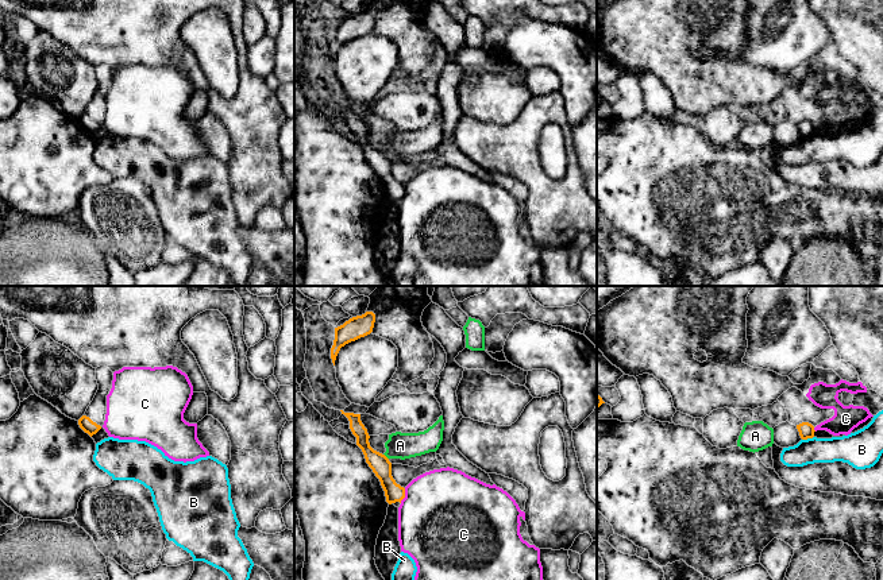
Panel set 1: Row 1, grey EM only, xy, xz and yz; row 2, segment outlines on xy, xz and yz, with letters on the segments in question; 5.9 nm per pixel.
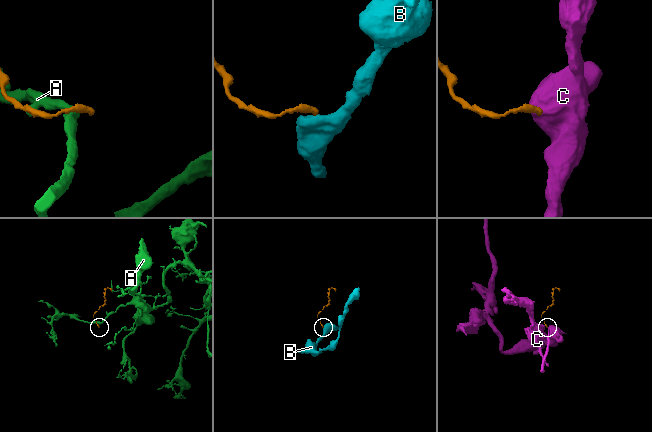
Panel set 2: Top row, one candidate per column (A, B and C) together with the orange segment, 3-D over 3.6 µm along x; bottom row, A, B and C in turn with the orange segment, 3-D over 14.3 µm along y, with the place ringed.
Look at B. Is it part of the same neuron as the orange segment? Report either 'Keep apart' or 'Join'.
Keep apart

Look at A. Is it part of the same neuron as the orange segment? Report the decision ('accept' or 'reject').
reject

